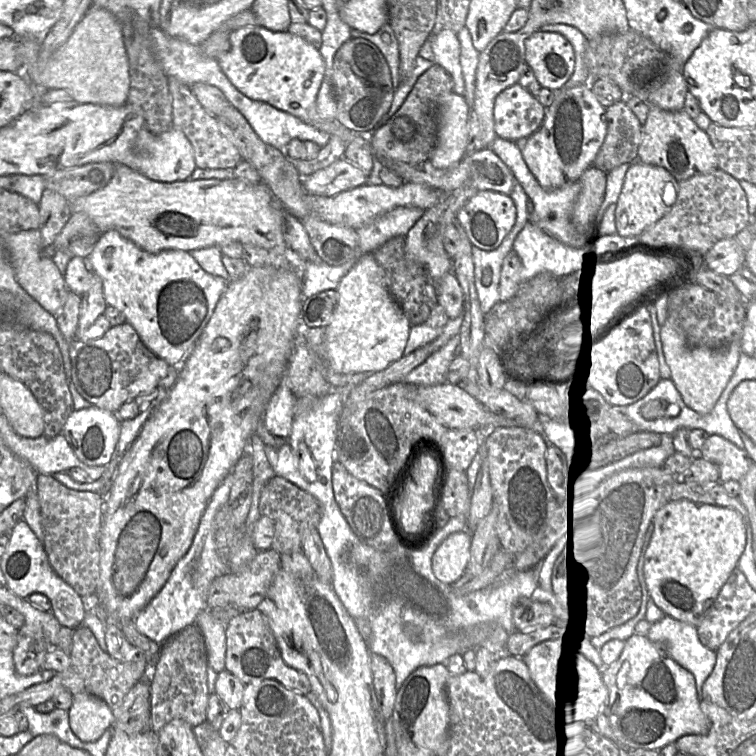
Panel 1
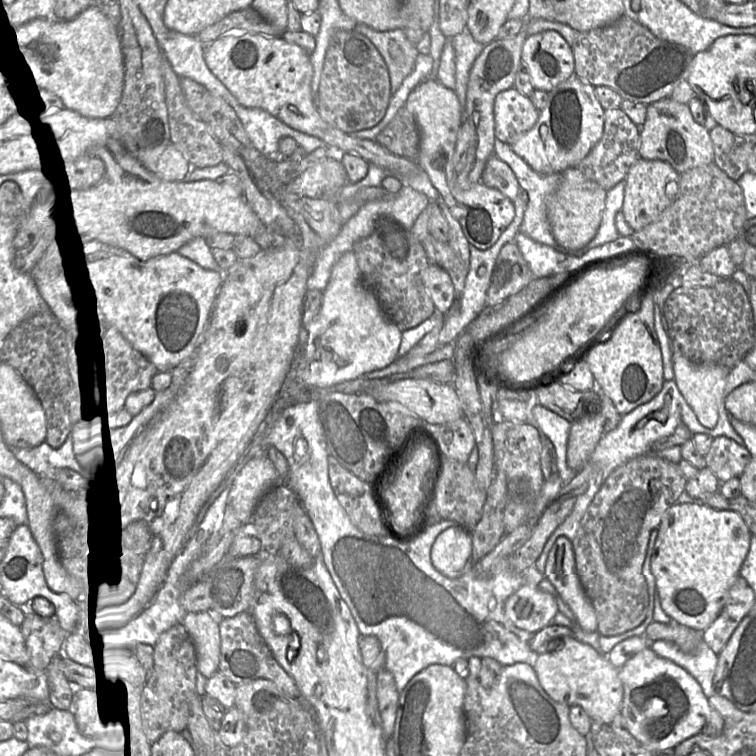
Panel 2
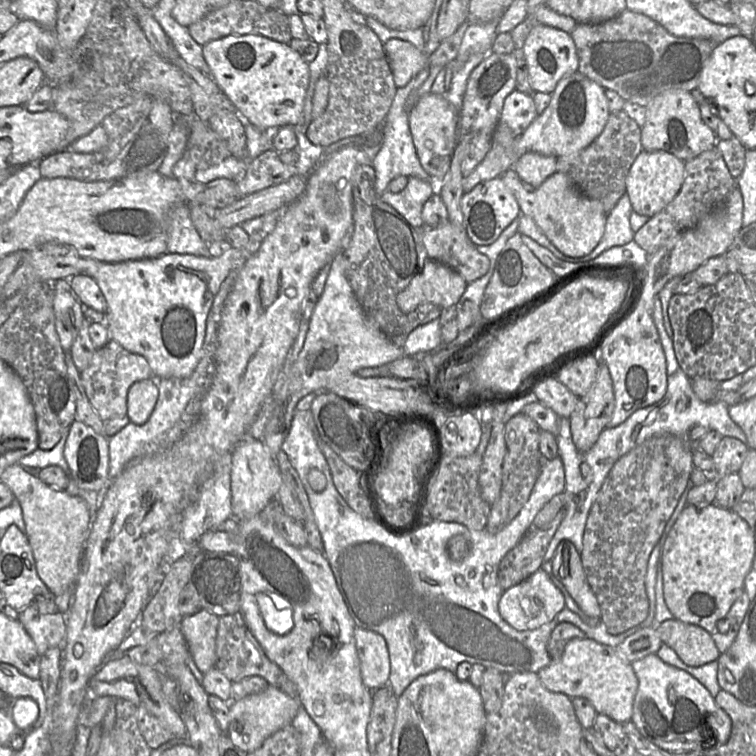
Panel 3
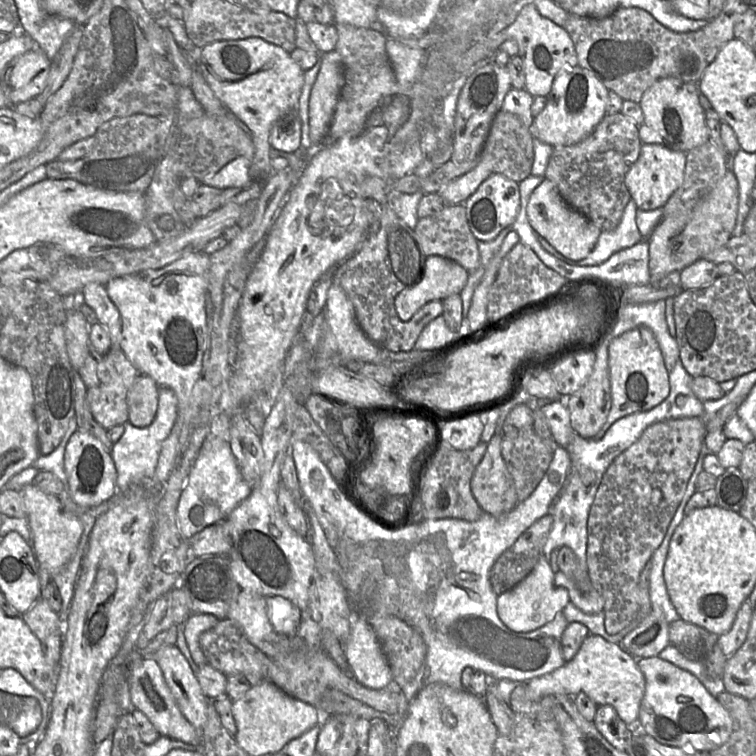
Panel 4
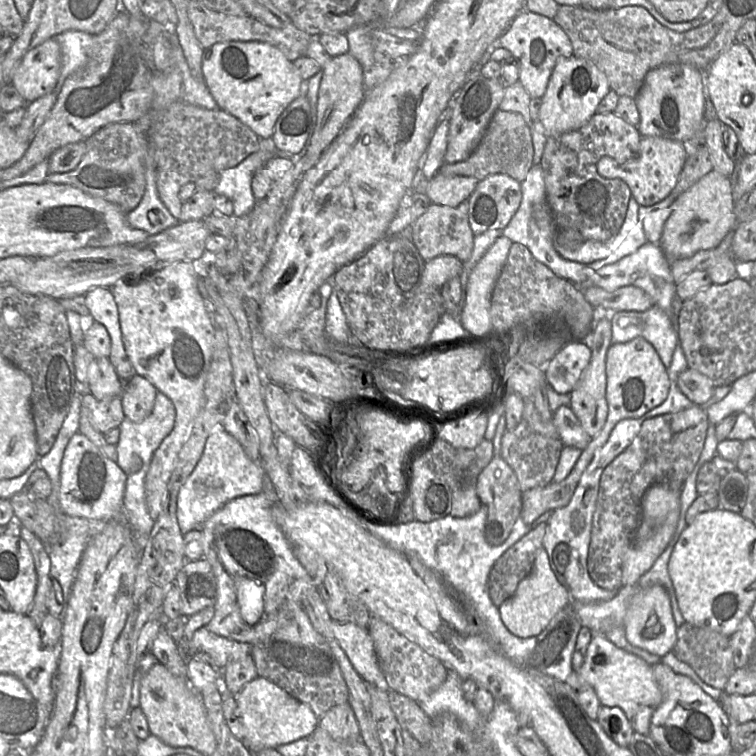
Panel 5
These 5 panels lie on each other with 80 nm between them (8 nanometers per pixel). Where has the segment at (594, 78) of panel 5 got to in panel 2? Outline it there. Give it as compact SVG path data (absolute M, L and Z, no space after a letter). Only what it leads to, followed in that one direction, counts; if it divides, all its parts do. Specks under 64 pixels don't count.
M577 75L570 76L548 93L549 100L536 124L511 144L513 151L541 174L561 173L576 166L601 139L605 123L605 109L595 94L595 87Z

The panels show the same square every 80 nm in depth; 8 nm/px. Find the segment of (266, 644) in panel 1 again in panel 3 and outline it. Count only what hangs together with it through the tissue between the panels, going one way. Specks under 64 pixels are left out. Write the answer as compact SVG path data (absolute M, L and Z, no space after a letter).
M241 613L220 617L216 636L217 668L232 682L240 681L251 676L259 676L269 685L278 687L283 671L271 661L249 630Z

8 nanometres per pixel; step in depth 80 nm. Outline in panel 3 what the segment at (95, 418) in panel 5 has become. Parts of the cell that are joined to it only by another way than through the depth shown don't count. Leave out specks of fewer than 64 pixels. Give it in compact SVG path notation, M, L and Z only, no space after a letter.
M110 338L105 346L96 349L91 364L81 372L86 395L103 422L127 415L127 396L131 385L154 377L147 360L123 348Z

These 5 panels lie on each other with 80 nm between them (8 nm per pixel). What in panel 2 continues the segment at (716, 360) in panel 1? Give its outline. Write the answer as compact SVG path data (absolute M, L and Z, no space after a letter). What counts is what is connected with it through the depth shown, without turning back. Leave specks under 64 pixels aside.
M672 350L674 381L700 423L714 427L730 369L716 364L694 363Z

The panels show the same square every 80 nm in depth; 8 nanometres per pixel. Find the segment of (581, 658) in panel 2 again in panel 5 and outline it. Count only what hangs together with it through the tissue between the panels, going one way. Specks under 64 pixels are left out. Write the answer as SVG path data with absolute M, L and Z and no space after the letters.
M592 633L592 638L587 647L583 665L578 671L573 670L565 682L575 690L577 690L582 683L589 684L595 690L600 704L609 707L619 707L624 712L634 731L645 736L649 735L652 714L662 701L662 693L654 677L652 665L642 658L617 647L606 638L605 634Z

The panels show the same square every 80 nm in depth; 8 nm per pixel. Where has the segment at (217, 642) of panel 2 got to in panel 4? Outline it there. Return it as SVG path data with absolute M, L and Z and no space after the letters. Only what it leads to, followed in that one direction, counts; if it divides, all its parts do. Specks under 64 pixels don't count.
M193 613L182 623L184 637L191 657L196 665L207 664L206 658L200 648L199 638L201 634L213 628L219 619L209 613Z

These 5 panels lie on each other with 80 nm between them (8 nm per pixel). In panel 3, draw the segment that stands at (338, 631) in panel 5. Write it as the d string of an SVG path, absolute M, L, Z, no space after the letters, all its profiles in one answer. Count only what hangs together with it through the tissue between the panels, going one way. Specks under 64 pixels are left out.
M355 627L354 637L364 685L375 691L388 684L390 660L385 639L378 633Z

